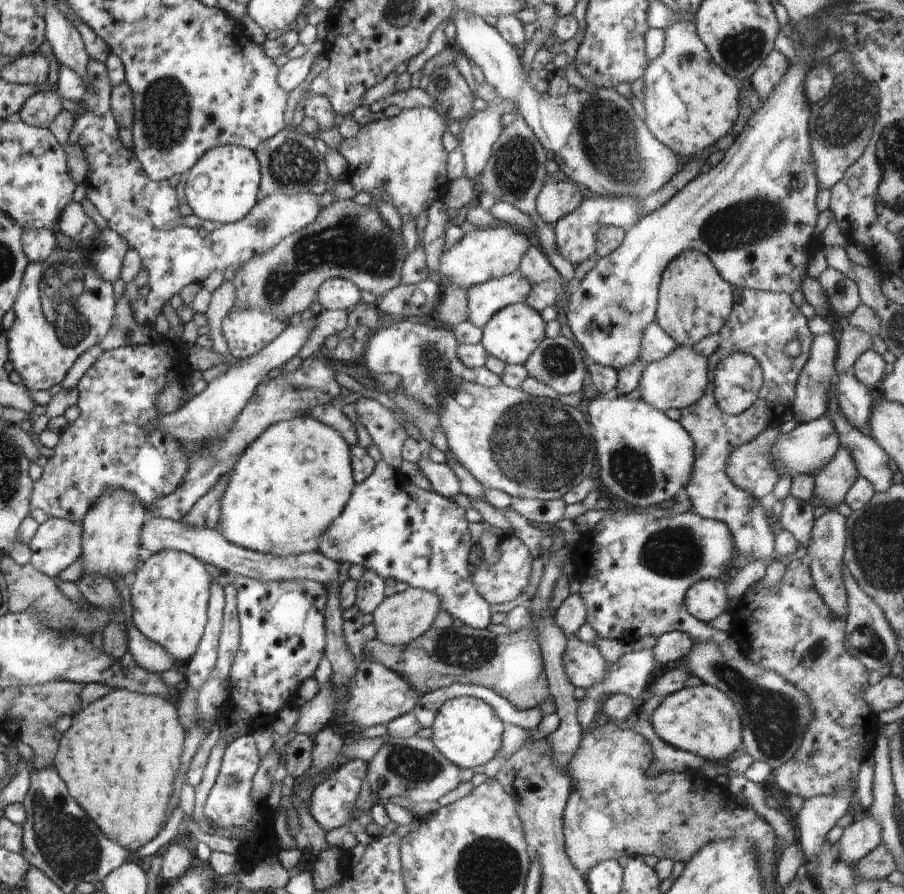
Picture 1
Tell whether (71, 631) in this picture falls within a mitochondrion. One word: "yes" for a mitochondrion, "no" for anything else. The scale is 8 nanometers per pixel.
no

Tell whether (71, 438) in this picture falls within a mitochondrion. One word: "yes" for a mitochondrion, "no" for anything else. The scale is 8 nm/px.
no

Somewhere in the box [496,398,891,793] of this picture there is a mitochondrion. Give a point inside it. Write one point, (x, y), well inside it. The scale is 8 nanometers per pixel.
(773, 717)

